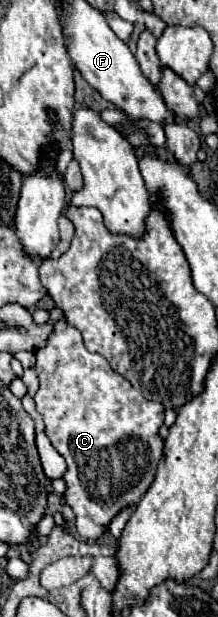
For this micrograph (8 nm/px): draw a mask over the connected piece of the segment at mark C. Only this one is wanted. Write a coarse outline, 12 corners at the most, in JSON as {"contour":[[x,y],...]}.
{"contour":[[57,321],[35,407],[83,539],[135,507],[163,405]]}

